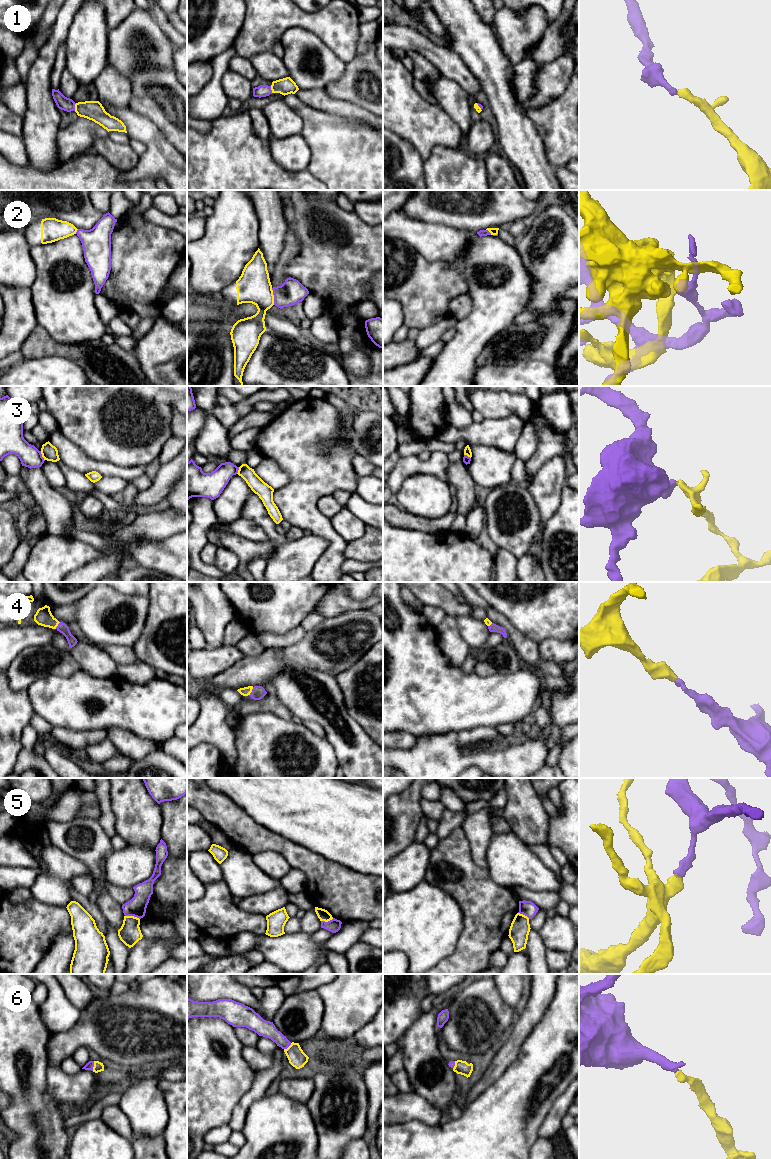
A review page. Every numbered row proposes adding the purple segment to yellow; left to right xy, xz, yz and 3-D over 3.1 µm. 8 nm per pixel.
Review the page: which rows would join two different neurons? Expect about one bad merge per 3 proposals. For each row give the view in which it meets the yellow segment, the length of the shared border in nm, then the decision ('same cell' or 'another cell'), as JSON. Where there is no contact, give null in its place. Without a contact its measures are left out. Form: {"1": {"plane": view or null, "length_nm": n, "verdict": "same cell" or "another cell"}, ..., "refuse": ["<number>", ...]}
{"1": {"plane": "xy", "length_nm": 70, "verdict": "same cell"}, "2": {"plane": "xz", "length_nm": 140, "verdict": "another cell"}, "3": {"plane": "xy", "length_nm": 90, "verdict": "another cell"}, "4": {"plane": "xz", "length_nm": 70, "verdict": "same cell"}, "5": {"plane": "xy", "length_nm": 120, "verdict": "another cell"}, "6": {"plane": "xy", "length_nm": 80, "verdict": "same cell"}, "refuse": ["2", "3", "5"]}

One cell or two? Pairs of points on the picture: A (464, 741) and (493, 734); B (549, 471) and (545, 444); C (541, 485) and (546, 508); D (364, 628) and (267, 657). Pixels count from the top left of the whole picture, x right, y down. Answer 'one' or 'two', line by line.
A: one
B: two
C: one
D: one

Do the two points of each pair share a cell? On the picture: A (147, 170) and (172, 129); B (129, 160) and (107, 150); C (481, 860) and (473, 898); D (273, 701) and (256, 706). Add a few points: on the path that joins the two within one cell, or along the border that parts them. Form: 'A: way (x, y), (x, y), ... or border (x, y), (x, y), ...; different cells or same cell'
A: border (151, 121), (176, 149); different cells
B: way (124, 158), (112, 152); same cell
C: border (469, 845), (472, 859), (486, 869); different cells
D: way (269, 703), (260, 705); same cell

